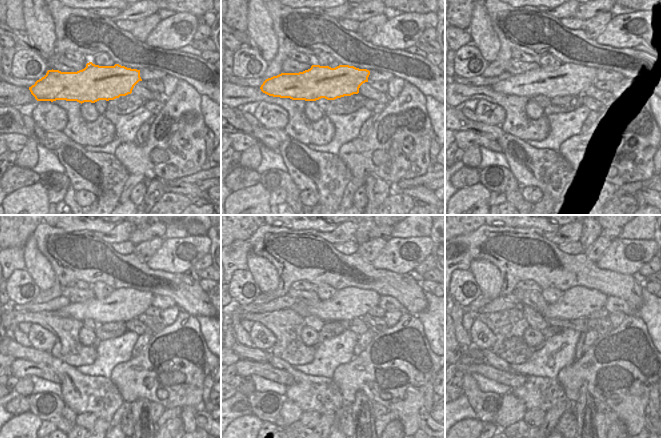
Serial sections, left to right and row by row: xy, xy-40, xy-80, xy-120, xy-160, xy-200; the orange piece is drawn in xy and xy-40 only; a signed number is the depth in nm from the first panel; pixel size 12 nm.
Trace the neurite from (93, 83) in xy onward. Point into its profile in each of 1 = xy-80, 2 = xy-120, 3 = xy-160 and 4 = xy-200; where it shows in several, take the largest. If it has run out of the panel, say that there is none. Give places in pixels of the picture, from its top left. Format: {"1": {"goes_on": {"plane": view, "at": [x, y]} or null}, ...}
{"1": {"goes_on": {"plane": "xy-80", "at": [568, 79]}}, "2": {"goes_on": {"plane": "xy-120", "at": [124, 304]}}, "3": {"goes_on": {"plane": "xy-160", "at": [349, 303]}}, "4": {"goes_on": {"plane": "xy-200", "at": [578, 302]}}}

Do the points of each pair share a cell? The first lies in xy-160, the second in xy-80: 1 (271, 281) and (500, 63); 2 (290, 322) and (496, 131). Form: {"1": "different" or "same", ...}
{"1": "different", "2": "different"}

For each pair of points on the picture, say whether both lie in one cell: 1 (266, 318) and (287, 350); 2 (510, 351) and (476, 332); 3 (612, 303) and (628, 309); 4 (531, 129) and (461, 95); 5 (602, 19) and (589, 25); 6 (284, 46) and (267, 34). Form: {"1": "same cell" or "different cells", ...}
{"1": "same cell", "2": "different cells", "3": "same cell", "4": "same cell", "5": "same cell", "6": "different cells"}

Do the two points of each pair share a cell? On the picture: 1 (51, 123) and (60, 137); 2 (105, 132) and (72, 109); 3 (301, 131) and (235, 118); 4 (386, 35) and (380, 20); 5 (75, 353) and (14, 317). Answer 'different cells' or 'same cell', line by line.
1: different cells
2: same cell
3: different cells
4: different cells
5: same cell

